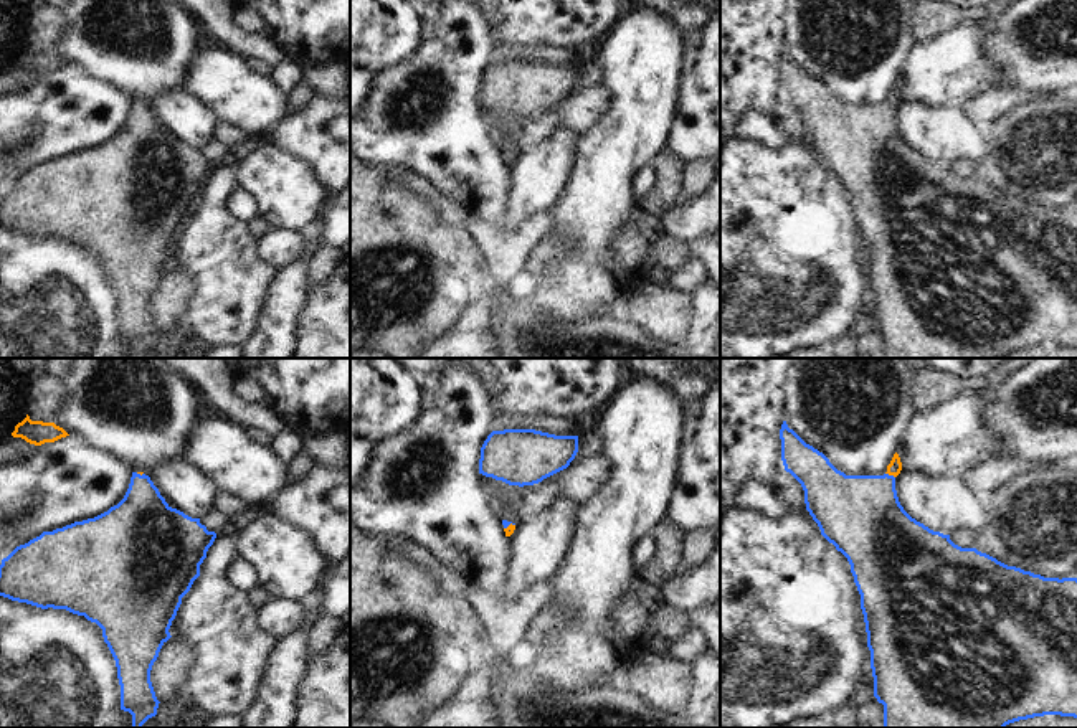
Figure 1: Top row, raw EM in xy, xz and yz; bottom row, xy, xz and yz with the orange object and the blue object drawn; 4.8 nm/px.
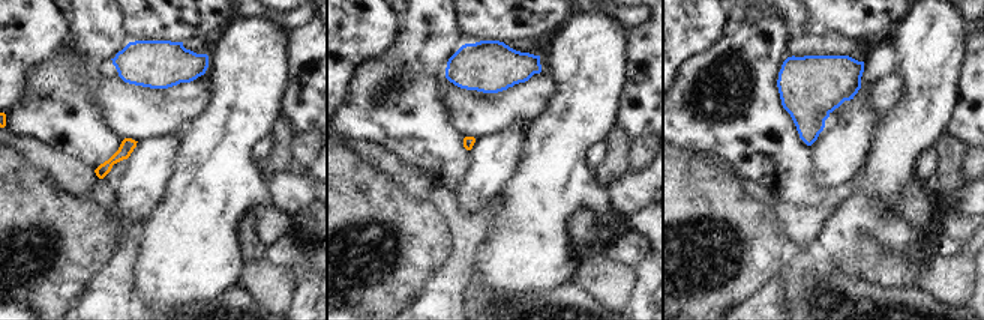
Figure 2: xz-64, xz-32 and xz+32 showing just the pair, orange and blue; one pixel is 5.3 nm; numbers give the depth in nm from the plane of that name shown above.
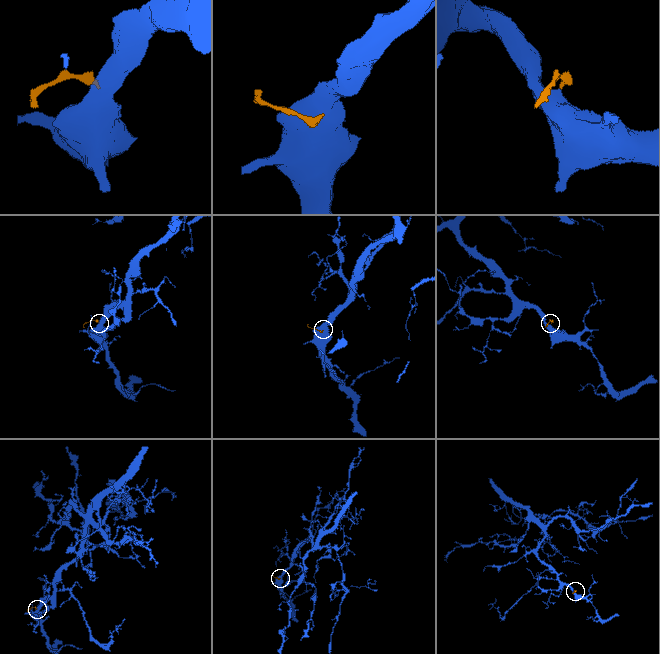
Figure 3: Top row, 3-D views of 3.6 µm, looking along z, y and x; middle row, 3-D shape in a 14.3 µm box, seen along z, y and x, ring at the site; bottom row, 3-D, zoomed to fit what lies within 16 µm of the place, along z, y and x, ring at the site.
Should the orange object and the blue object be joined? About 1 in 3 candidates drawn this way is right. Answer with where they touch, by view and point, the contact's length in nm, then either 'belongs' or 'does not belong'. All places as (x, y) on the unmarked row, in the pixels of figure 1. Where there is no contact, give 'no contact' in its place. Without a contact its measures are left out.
meets orange in yz at (891, 104); contact 50 nm long; belongs

